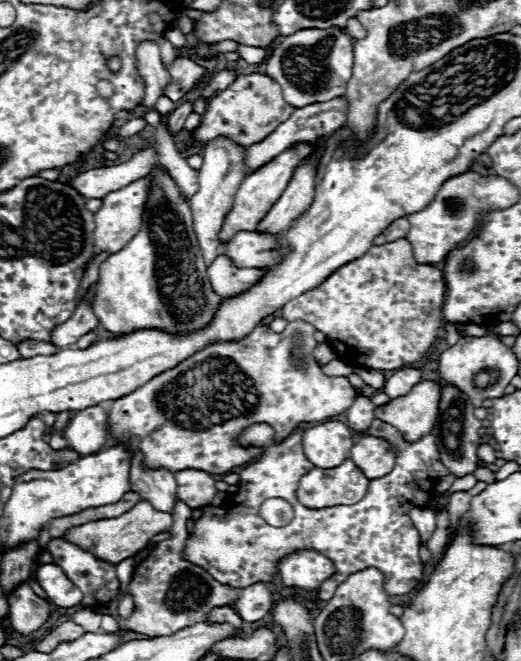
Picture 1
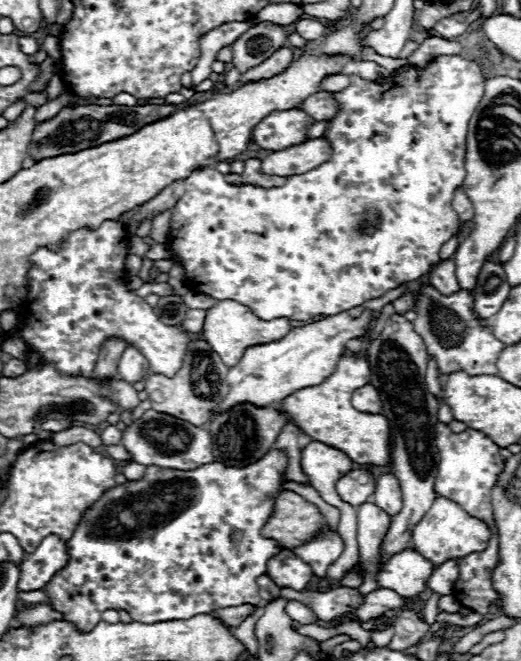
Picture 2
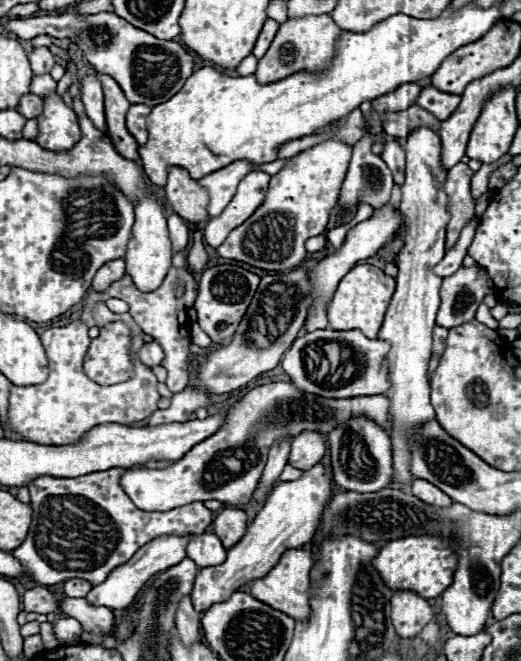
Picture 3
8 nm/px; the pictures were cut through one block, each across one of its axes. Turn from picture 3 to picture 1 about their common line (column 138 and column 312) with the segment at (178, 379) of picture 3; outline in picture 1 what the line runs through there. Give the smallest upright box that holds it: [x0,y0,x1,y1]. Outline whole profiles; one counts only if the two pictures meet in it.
[280,238,444,370]

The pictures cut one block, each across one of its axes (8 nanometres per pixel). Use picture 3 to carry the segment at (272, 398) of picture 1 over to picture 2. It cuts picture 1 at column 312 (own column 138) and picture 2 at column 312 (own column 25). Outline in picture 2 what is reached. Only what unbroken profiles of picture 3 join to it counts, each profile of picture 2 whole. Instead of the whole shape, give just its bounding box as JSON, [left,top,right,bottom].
[276,354,390,466]

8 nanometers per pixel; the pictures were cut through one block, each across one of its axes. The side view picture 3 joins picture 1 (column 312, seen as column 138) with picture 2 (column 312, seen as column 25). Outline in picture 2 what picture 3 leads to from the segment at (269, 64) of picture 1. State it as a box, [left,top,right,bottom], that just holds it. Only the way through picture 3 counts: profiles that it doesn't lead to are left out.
[296,18,324,40]

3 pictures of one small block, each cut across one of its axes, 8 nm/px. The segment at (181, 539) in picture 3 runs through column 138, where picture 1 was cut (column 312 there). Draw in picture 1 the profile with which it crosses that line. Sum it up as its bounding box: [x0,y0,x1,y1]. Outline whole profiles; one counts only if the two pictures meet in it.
[278,550,334,590]

